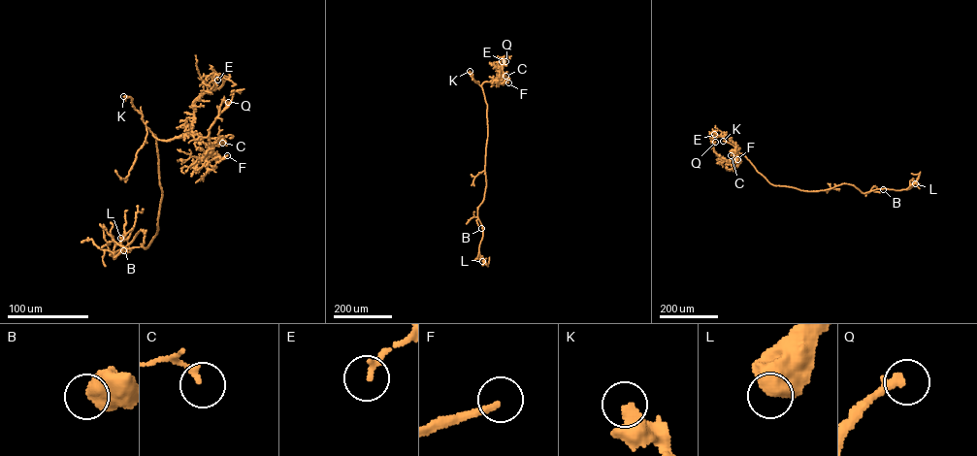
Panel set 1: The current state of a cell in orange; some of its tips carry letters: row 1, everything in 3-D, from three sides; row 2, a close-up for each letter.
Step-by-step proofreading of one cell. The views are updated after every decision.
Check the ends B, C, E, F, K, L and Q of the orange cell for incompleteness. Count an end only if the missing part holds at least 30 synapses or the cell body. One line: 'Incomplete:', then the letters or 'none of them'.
Incomplete: F, K

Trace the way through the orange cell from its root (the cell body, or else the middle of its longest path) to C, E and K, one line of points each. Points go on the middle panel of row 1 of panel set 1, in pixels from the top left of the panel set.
C: (486, 146), (487, 104), (481, 85), (505, 76)
E: (486, 146), (487, 104), (481, 85), (486, 81), (496, 82), (504, 65), (502, 61)
K: (486, 146), (487, 104), (481, 87), (470, 71)

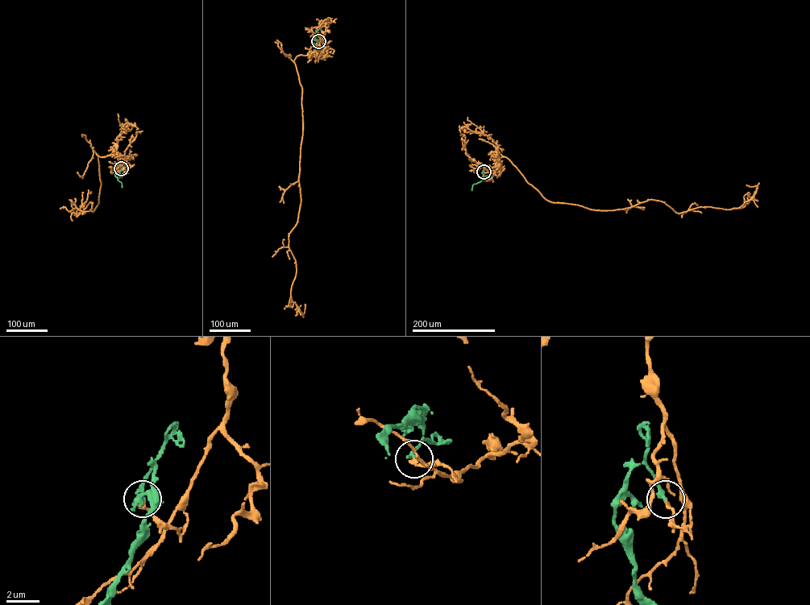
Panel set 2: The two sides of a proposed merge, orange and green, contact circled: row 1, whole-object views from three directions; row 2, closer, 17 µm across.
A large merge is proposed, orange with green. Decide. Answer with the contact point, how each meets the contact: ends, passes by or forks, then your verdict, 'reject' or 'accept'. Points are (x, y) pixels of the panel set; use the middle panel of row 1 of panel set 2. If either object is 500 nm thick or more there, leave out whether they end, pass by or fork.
at (318, 41); orange ends there; green ends there; accept

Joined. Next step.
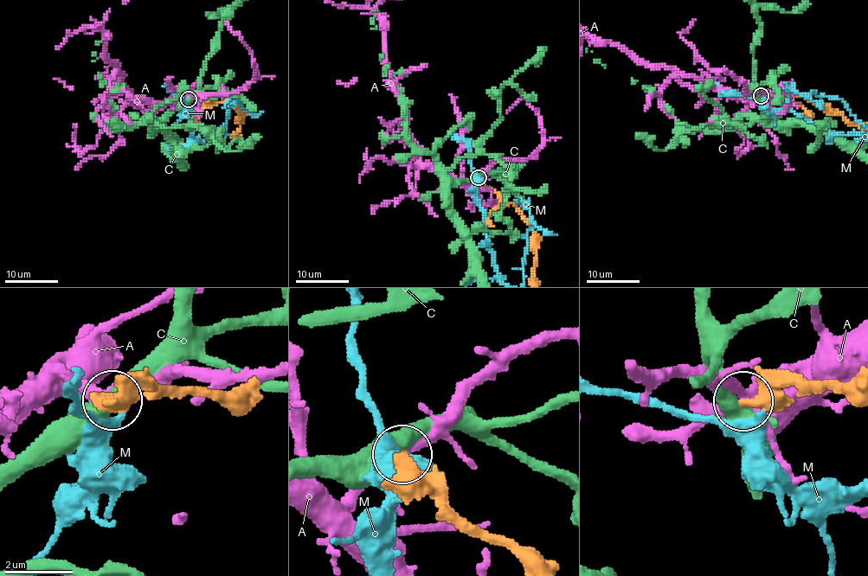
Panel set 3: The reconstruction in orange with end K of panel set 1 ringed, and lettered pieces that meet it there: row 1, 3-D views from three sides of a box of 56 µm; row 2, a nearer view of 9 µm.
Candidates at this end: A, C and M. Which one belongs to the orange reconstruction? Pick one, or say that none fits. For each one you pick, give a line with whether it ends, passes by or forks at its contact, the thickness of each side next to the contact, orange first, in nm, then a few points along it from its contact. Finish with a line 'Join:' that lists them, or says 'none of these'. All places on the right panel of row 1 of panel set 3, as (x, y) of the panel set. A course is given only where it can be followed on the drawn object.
Join: none of these

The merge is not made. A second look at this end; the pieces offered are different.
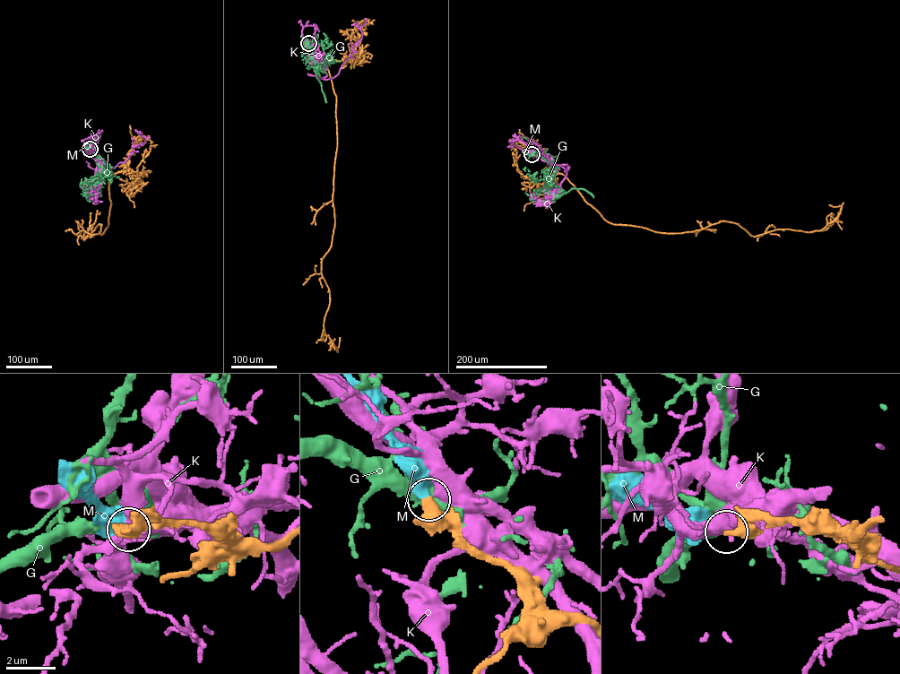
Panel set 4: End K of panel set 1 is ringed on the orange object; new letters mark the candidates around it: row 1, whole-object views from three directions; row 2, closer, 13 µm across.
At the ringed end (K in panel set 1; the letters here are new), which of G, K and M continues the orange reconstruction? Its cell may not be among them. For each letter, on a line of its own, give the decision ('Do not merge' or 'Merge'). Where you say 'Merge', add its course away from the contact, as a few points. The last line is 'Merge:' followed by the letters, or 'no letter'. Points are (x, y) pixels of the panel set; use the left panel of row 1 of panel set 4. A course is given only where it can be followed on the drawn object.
G: Do not merge
K: Do not merge
M: Merge
Merge: M

